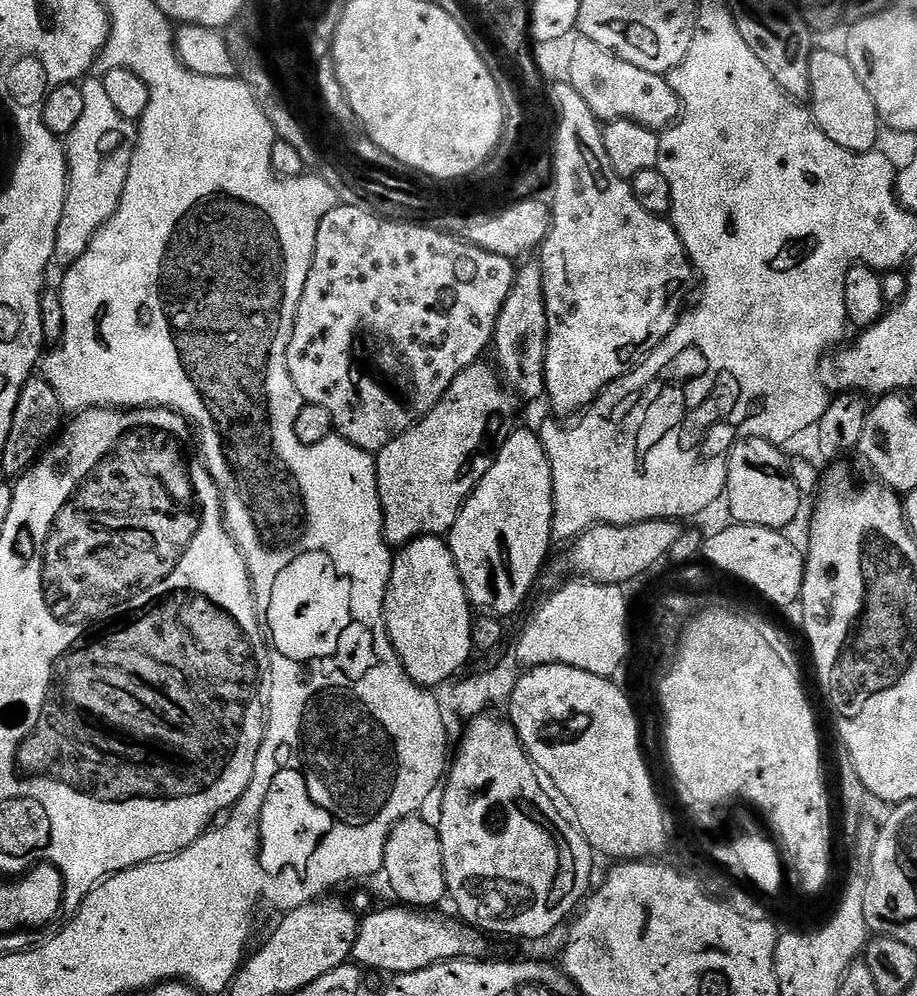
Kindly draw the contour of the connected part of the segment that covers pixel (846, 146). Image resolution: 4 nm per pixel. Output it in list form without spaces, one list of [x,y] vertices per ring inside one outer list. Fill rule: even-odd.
[[[813,51],[810,58],[810,90],[808,96],[812,119],[830,138],[830,142],[838,142],[842,150],[847,152],[870,152],[877,147],[880,140],[882,121],[874,106],[874,98],[866,94],[866,86],[862,86],[862,78],[854,66],[850,66],[847,55],[830,54],[829,51]]]

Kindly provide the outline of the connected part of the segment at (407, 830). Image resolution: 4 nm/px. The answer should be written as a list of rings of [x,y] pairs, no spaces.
[[[420,816],[408,817],[400,820],[392,828],[392,832],[387,838],[384,847],[384,867],[383,873],[386,874],[388,884],[393,894],[399,899],[399,903],[412,908],[434,908],[442,898],[447,897],[445,886],[445,868],[442,858],[439,829],[432,823],[424,822]]]

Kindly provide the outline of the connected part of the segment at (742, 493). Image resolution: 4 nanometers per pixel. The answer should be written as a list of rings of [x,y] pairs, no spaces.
[[[737,440],[728,453],[726,501],[737,524],[788,530],[796,520],[801,494],[791,480],[789,461],[781,449],[768,440]]]

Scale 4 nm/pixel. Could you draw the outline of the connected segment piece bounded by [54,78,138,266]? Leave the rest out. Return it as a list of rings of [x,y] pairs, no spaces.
[[[85,79],[80,84],[84,98],[82,118],[66,137],[68,193],[56,235],[54,260],[57,265],[72,265],[88,249],[88,243],[96,231],[116,213],[122,190],[126,186],[126,174],[130,174],[132,152],[136,148],[137,125],[118,114],[103,79],[92,79]]]

